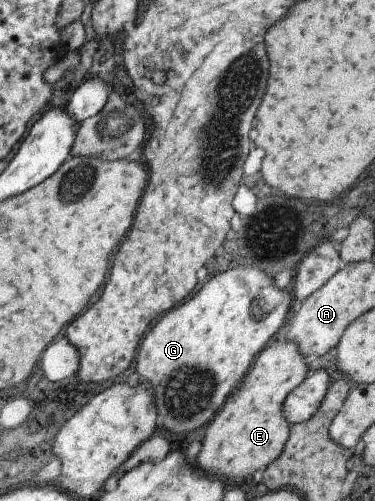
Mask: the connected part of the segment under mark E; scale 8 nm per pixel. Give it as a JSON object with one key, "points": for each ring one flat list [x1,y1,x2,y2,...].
{"points":[[272,339,256,356,252,368,244,374,232,396,228,396,224,408,220,408,206,426,195,468,200,468,204,474,240,483,258,468,276,460,290,428,281,413,281,406,286,395,304,380,307,363,292,341]]}

